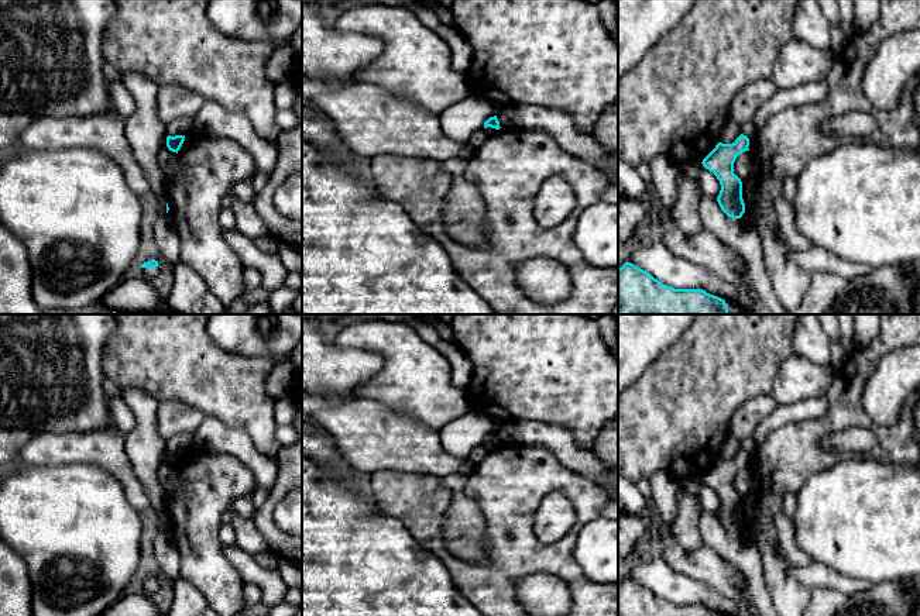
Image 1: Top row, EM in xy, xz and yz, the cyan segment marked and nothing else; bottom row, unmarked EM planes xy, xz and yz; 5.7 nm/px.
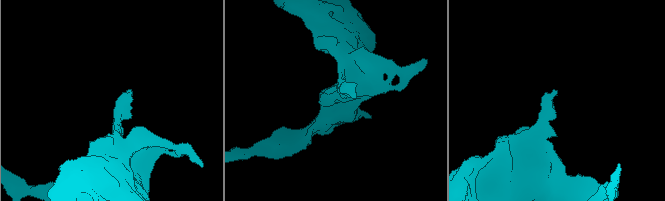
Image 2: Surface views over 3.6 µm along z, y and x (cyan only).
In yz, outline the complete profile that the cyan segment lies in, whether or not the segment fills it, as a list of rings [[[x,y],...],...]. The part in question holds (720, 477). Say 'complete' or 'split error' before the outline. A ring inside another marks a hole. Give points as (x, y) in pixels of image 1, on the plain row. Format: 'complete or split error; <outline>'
complete; [[[741,450],[732,460],[718,458],[701,478],[720,496],[721,506],[717,517],[721,526],[732,534],[741,534],[745,529],[742,498],[734,489],[734,478],[739,469],[749,467],[748,462],[749,454]]]

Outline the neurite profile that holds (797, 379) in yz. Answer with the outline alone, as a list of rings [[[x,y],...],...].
[[[790,355],[775,376],[770,395],[777,405],[790,405],[825,395],[833,381],[833,366]]]

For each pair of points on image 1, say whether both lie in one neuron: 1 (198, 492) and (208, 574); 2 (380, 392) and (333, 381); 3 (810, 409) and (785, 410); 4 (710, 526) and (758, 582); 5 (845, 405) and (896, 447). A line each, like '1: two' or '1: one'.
1: one
2: two
3: one
4: one
5: one

